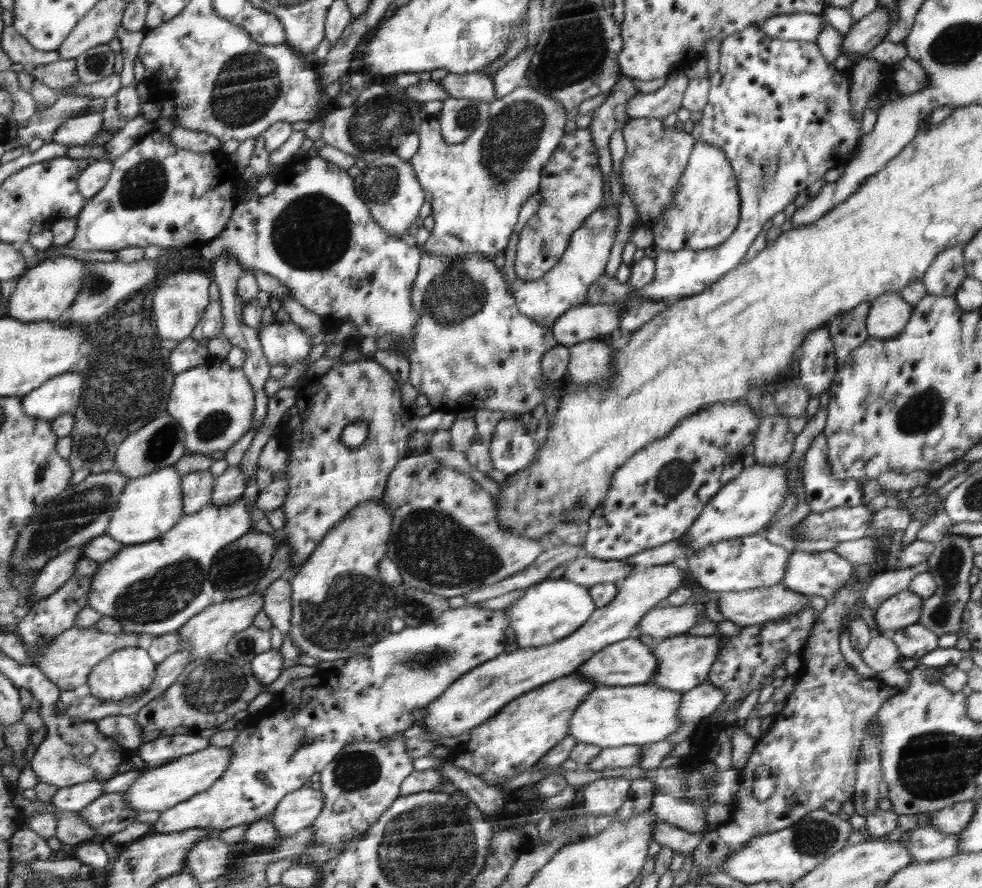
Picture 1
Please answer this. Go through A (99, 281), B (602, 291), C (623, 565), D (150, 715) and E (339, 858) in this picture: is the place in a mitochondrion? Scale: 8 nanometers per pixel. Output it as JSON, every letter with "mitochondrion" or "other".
{"A":"mitochondrion","B":"mitochondrion","C":"other","D":"other","E":"other"}

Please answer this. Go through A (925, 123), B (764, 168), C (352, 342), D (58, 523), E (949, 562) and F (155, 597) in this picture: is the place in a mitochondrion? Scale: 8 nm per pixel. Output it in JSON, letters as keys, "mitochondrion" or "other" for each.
{"A":"other","B":"mitochondrion","C":"other","D":"mitochondrion","E":"mitochondrion","F":"mitochondrion"}

